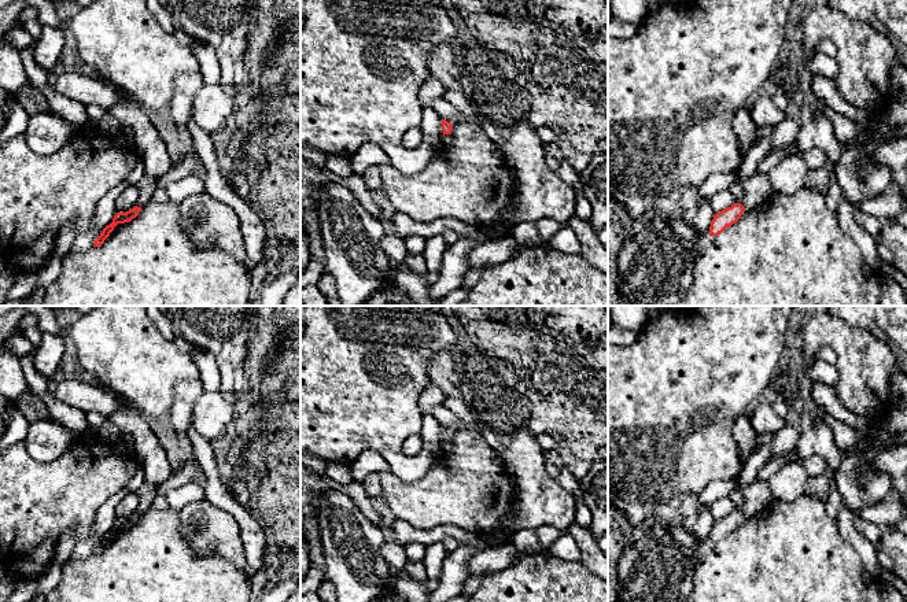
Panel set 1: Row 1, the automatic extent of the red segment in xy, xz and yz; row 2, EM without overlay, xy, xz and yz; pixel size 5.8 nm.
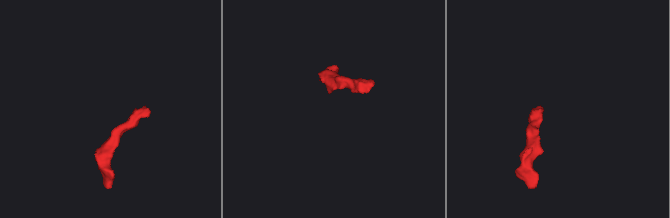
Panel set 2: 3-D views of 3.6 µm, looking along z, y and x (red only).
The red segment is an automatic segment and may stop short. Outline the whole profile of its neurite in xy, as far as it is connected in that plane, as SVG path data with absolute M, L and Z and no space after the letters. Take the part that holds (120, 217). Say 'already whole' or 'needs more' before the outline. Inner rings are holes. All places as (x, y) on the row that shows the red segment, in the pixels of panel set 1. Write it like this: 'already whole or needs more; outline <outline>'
already whole; outline M136 206L126 213L117 213L115 217L113 218L113 222L107 225L100 233L100 236L95 240L93 247L102 245L118 224L130 222L133 218L139 215L140 211L141 207Z

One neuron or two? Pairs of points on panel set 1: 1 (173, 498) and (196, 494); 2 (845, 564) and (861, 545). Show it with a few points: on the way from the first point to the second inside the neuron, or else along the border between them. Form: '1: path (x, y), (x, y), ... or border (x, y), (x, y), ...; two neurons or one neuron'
1: path (179, 498), (191, 494); one neuron
2: border (837, 523), (840, 534), (855, 549), (873, 578); two neurons

